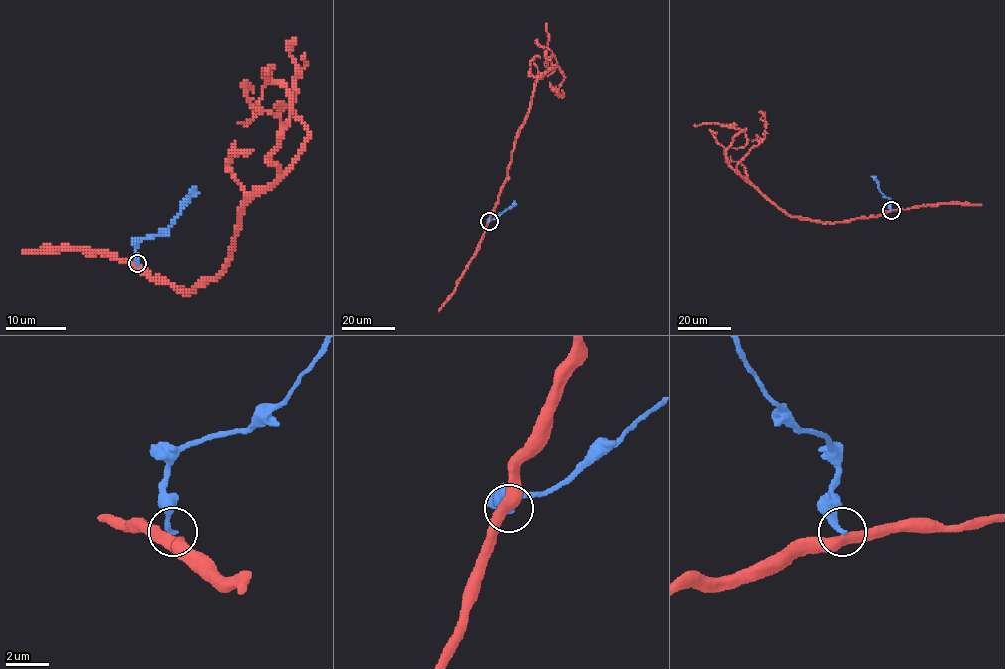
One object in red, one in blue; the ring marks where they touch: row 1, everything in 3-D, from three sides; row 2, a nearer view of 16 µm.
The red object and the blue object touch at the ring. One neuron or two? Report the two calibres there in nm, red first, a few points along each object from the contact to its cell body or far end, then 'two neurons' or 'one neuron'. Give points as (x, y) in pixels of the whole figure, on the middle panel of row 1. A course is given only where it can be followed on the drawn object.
460 nm thick on the red side, 240 nm on the other; red runs (489, 221), (534, 84), (551, 66), (547, 58), (553, 56), (556, 67), (548, 75), (546, 72), (546, 23); blue runs (489, 221), (514, 201); two neurons

